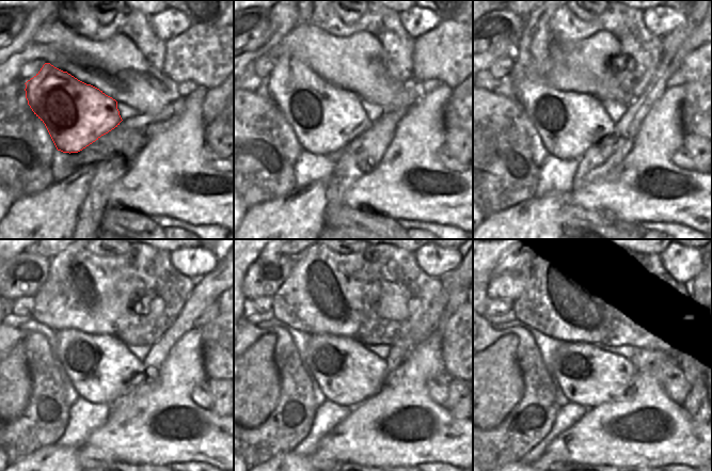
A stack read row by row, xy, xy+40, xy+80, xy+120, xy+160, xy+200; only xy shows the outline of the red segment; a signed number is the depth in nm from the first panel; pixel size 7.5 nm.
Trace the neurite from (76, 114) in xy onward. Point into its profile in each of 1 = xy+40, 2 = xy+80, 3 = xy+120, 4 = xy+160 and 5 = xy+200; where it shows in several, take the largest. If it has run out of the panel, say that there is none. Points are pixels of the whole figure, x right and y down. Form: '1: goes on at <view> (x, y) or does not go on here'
1: goes on at xy+40 (326, 119)
2: goes on at xy+80 (568, 123)
3: goes on at xy+120 (99, 366)
4: goes on at xy+160 (347, 374)
5: goes on at xy+200 (587, 375)

